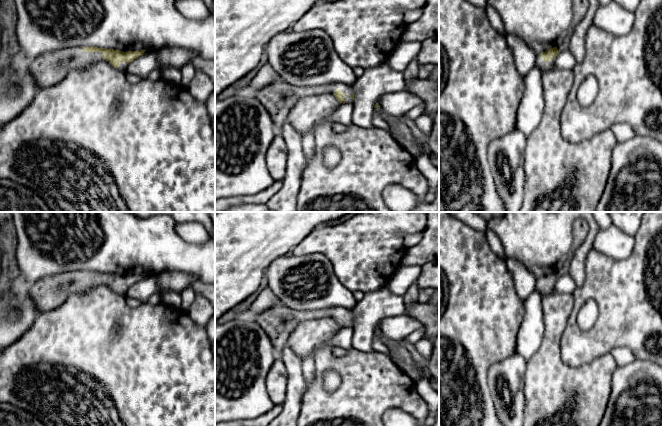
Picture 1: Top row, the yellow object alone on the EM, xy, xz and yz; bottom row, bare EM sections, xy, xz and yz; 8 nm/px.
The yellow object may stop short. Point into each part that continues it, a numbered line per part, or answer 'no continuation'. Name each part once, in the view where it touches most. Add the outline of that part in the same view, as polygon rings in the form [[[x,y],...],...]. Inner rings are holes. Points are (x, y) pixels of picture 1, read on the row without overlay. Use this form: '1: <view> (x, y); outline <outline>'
1: xy (48, 293); outline [[[82,271],[46,276],[28,287],[39,313],[51,311],[62,305],[71,295],[87,292],[104,284],[101,276],[84,276]]]

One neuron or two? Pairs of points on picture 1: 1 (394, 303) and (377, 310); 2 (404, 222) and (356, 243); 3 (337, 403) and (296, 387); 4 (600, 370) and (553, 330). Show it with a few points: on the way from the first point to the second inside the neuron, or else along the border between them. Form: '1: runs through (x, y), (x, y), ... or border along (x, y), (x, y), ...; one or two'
1: runs through (390, 304), (383, 304), (381, 306); one
2: runs through (392, 222), (388, 222), (368, 242); one
3: border along (305, 391), (299, 414); two
4: runs through (581, 373), (567, 373), (553, 359), (553, 349); one

